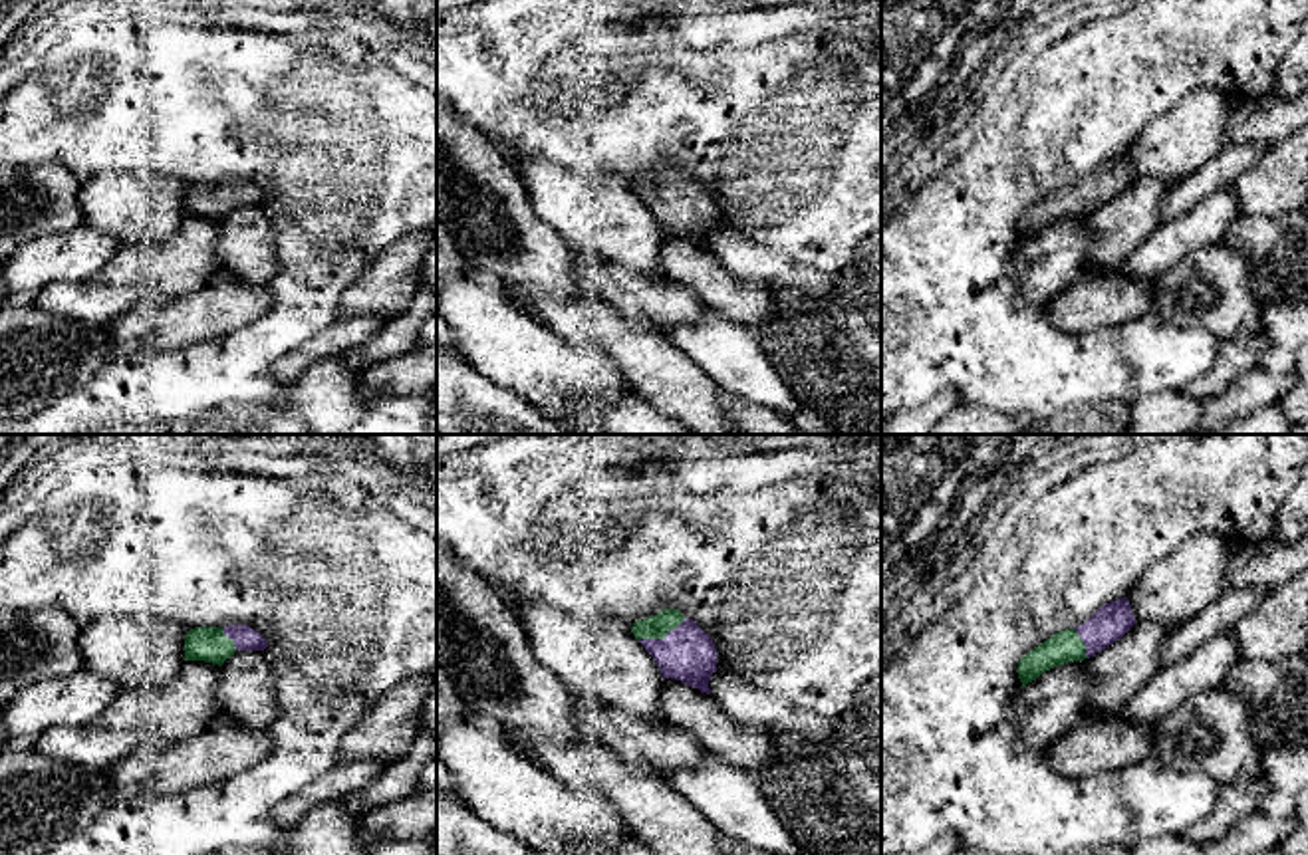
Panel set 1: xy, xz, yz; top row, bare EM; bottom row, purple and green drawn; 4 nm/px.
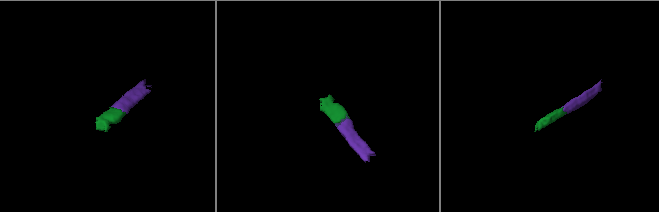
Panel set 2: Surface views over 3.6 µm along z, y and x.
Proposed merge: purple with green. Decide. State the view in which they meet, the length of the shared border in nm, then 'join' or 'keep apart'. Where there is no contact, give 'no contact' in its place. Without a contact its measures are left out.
meets purple in xz; contact 220 nm long; join

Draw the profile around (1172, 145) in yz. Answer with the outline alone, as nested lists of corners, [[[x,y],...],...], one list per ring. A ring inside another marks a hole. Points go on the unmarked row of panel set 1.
[[[1201,87],[1153,117],[1125,151],[1135,181],[1153,177],[1175,184],[1221,153],[1229,145],[1227,125],[1235,103],[1231,91]]]

